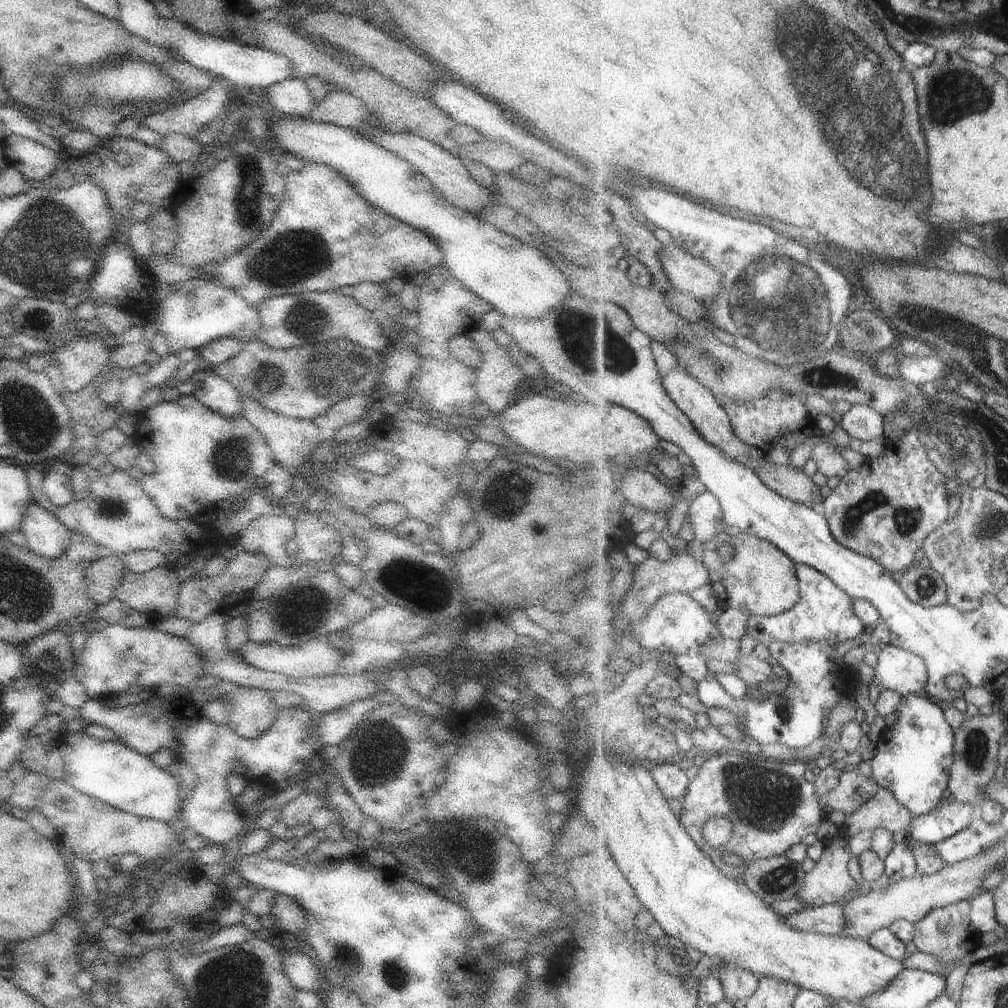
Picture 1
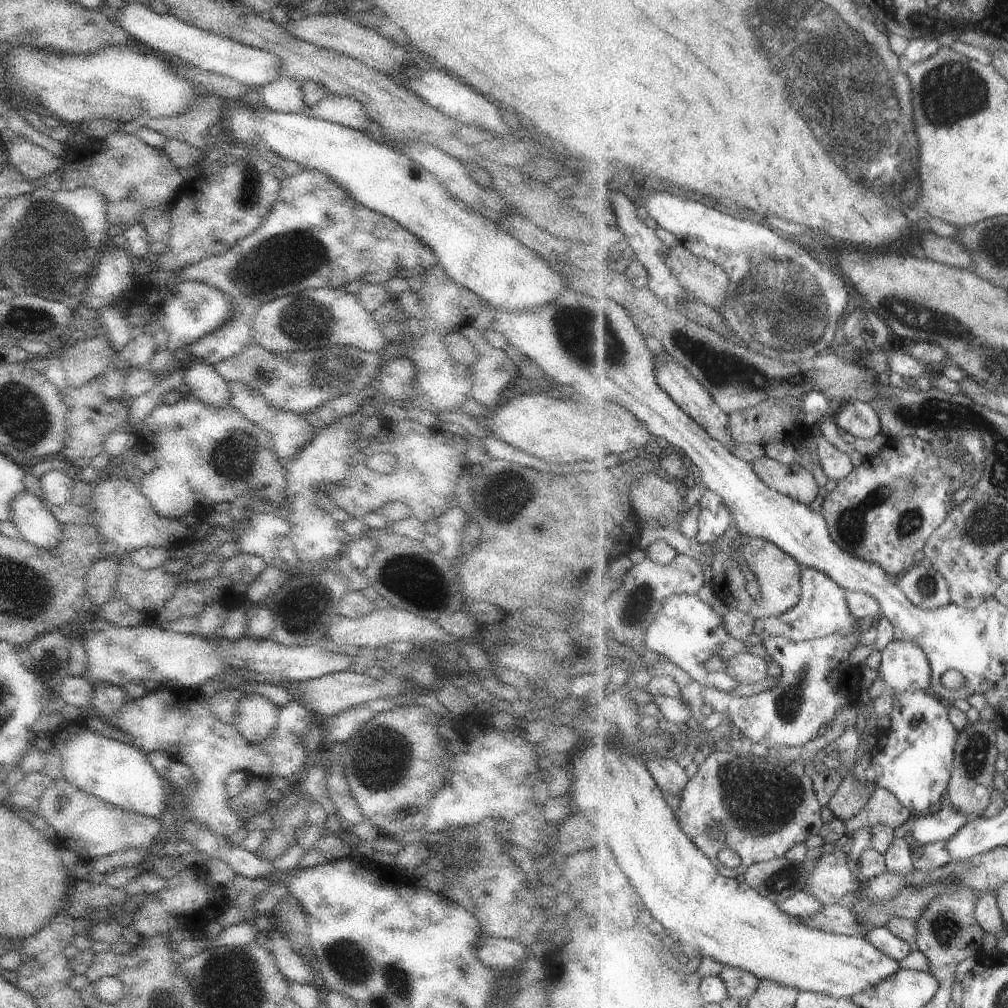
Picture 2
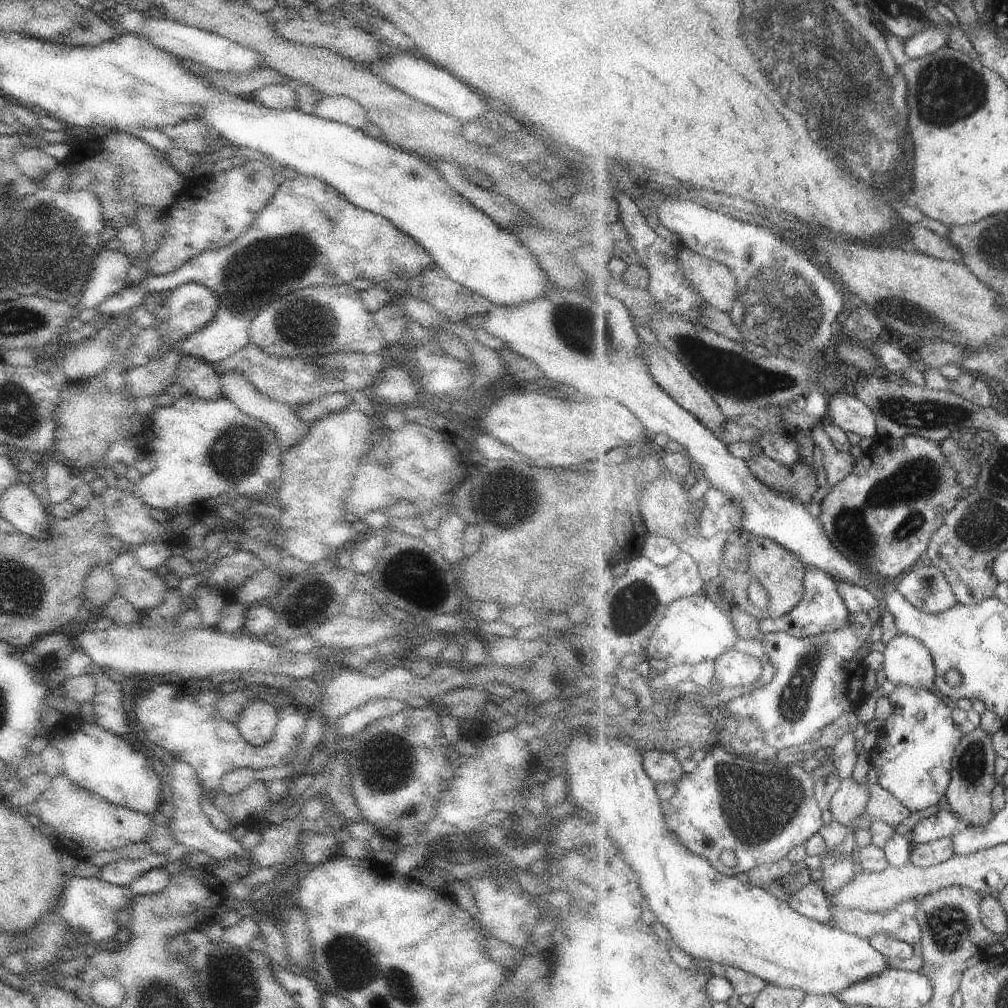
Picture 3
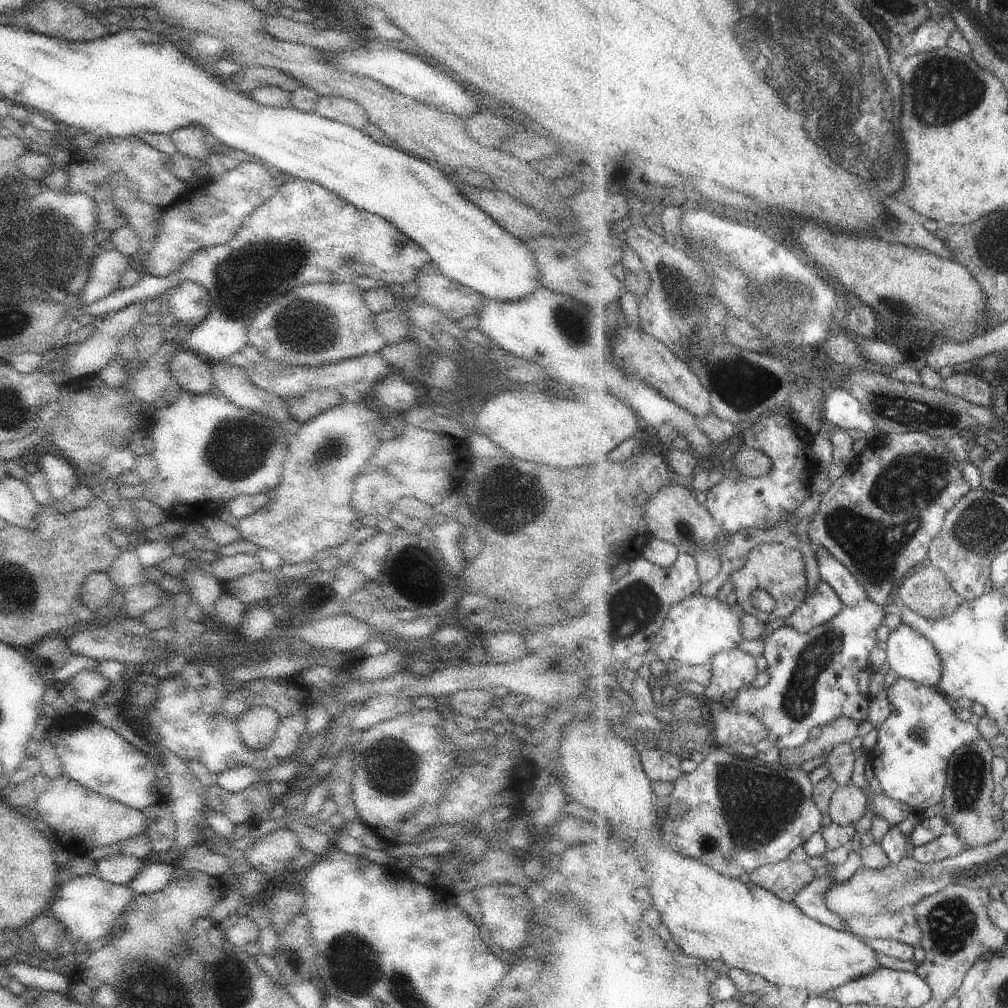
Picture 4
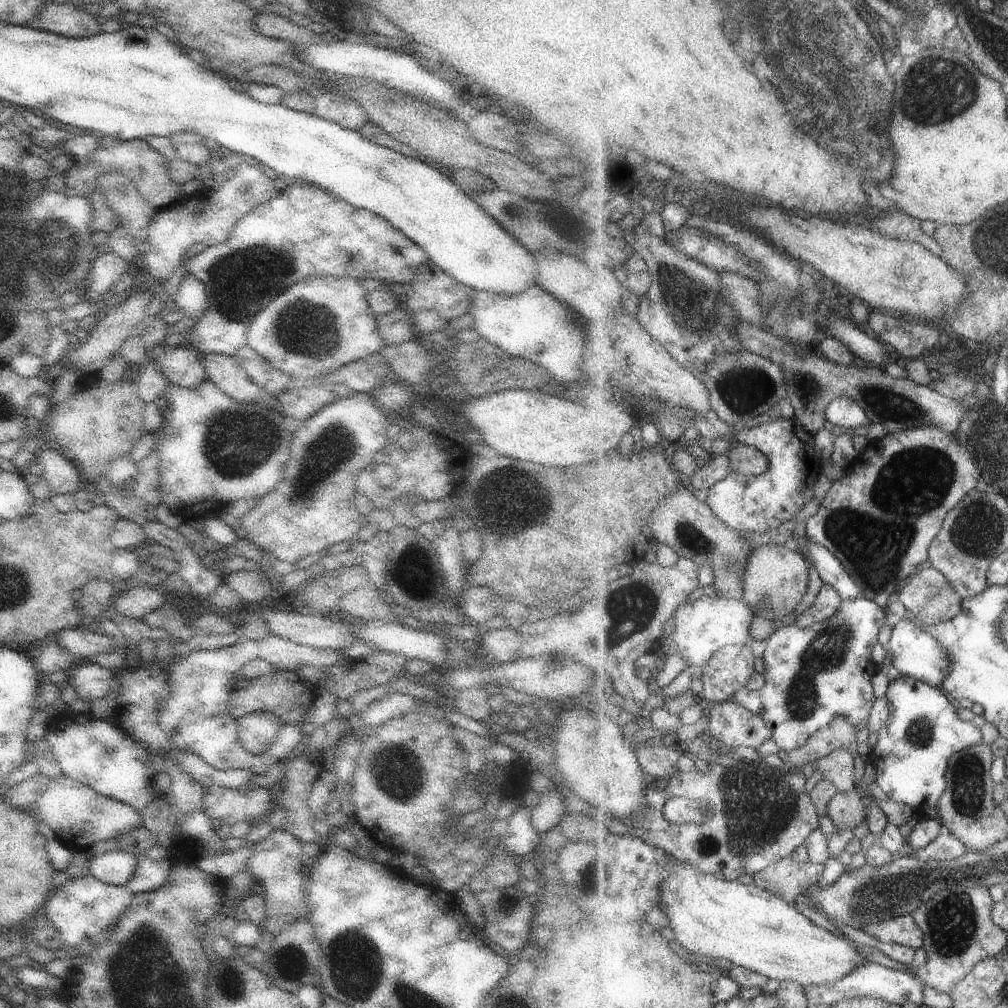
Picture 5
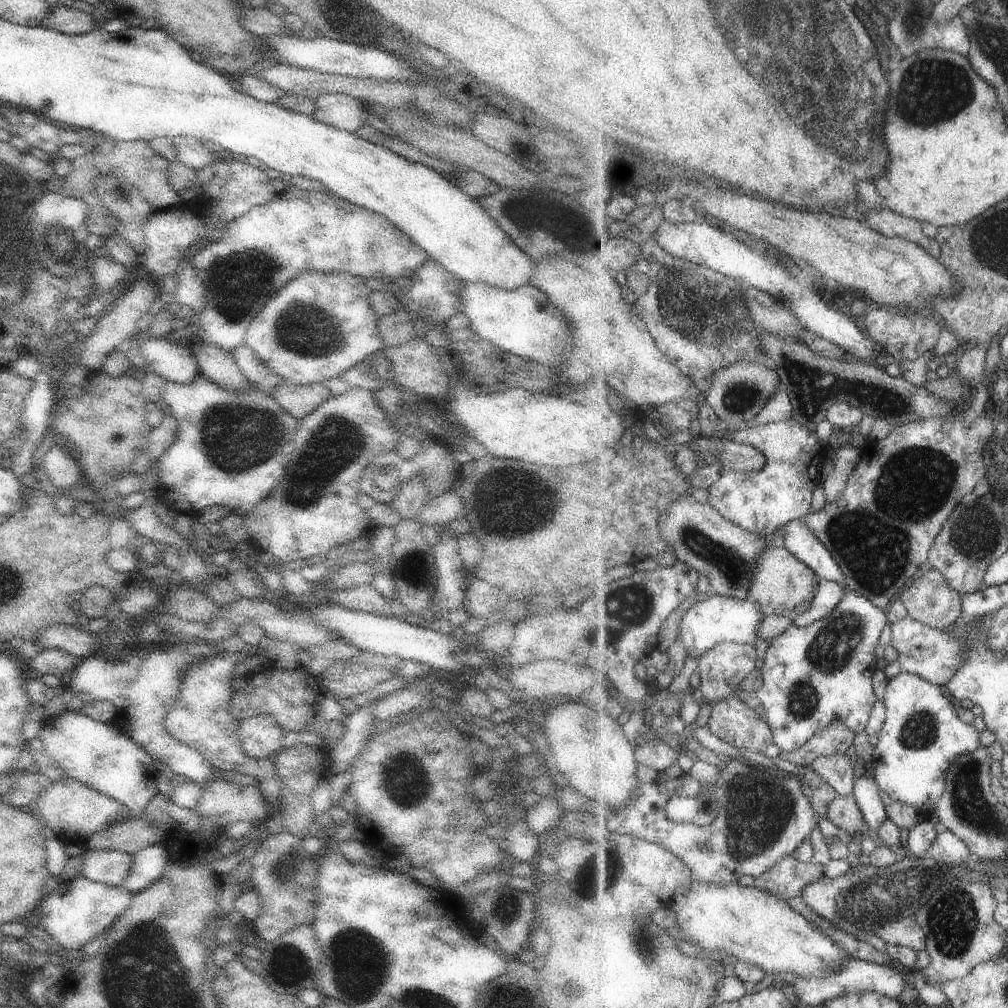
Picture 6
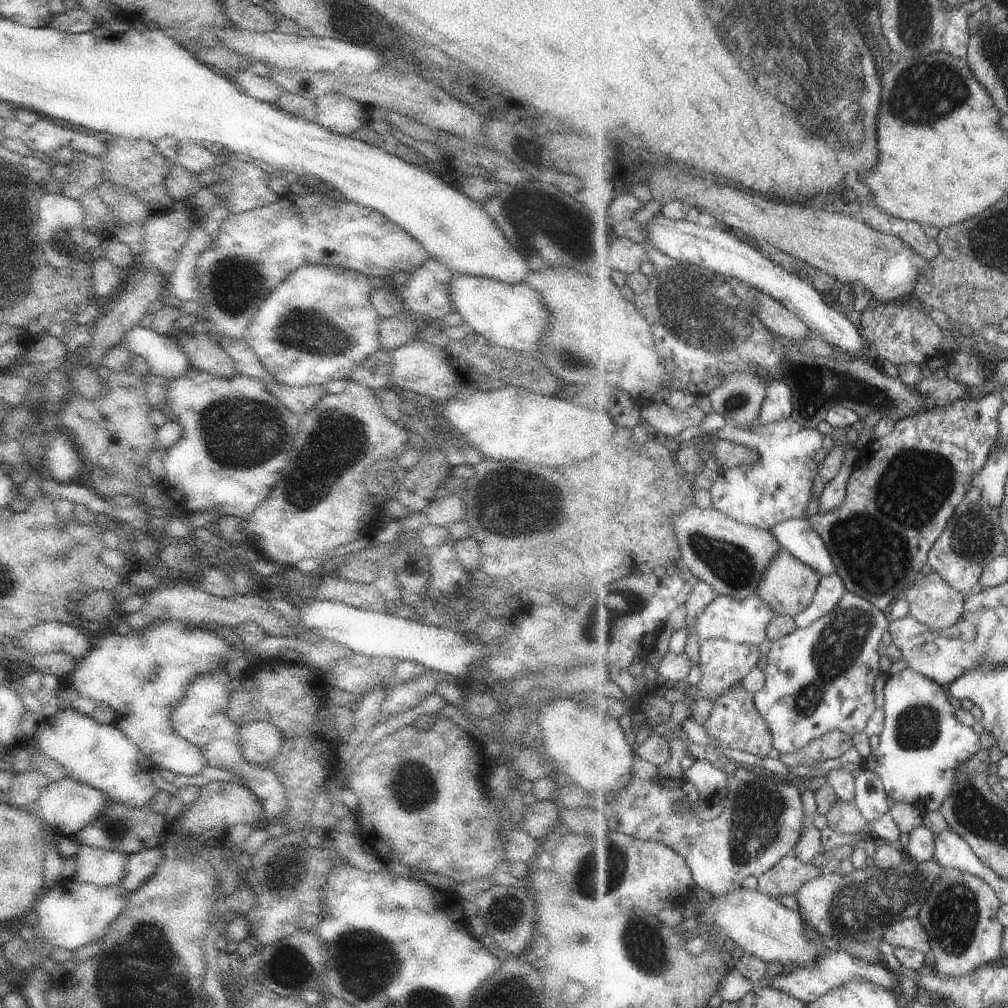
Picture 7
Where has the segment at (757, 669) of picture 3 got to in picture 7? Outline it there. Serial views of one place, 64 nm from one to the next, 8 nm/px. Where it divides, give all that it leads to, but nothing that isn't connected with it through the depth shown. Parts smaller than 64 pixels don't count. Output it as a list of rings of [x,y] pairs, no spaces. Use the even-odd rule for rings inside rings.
[[[725,639],[705,641],[699,646],[699,655],[698,667],[702,672],[702,678],[694,688],[700,690],[711,702],[741,684],[741,680],[759,664],[759,660],[763,657],[760,645],[737,644]]]

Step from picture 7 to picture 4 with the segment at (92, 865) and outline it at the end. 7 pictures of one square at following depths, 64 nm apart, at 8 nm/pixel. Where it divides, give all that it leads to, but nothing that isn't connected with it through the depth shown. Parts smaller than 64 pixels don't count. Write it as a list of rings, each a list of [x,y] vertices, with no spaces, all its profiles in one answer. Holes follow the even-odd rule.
[[[126,854],[104,856],[96,862],[95,875],[116,885],[129,886],[131,879],[141,870],[143,861]]]

